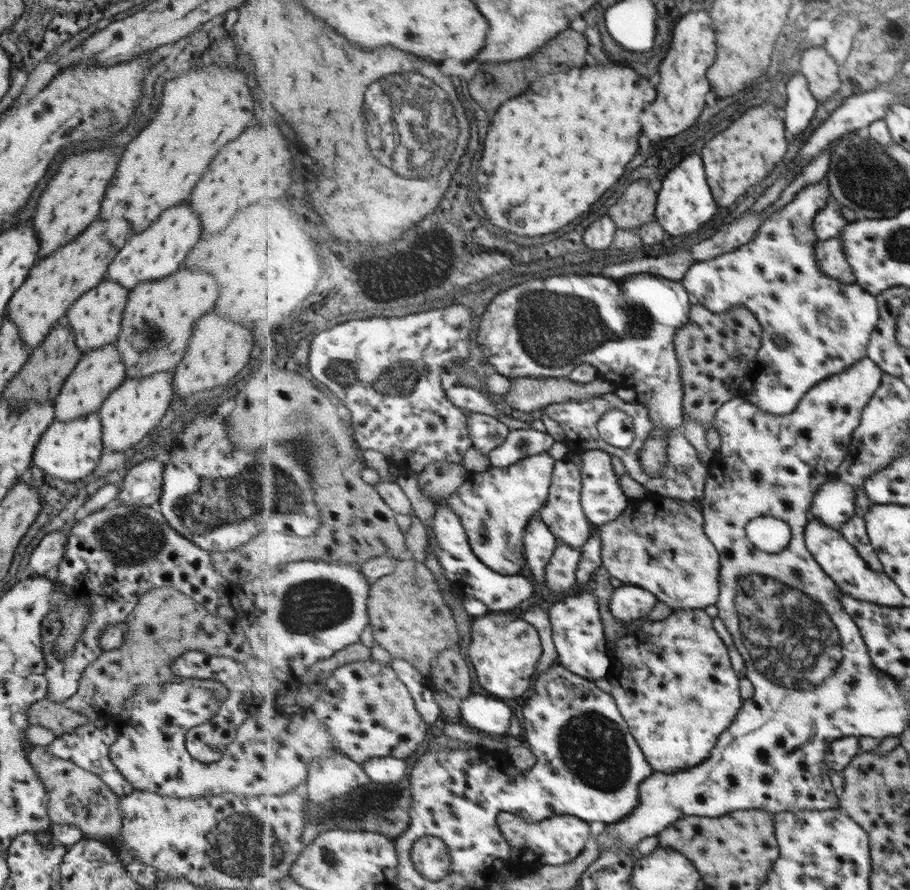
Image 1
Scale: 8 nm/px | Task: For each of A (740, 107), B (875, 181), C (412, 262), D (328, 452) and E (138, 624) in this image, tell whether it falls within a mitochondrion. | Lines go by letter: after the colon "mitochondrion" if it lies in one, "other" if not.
A: other
B: mitochondrion
C: mitochondrion
D: mitochondrion
E: other

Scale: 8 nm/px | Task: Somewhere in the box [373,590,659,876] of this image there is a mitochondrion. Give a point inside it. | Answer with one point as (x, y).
(592, 747)

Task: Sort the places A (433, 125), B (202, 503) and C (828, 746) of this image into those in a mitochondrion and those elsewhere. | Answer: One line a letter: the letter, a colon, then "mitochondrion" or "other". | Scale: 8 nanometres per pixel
A: mitochondrion
B: mitochondrion
C: other

